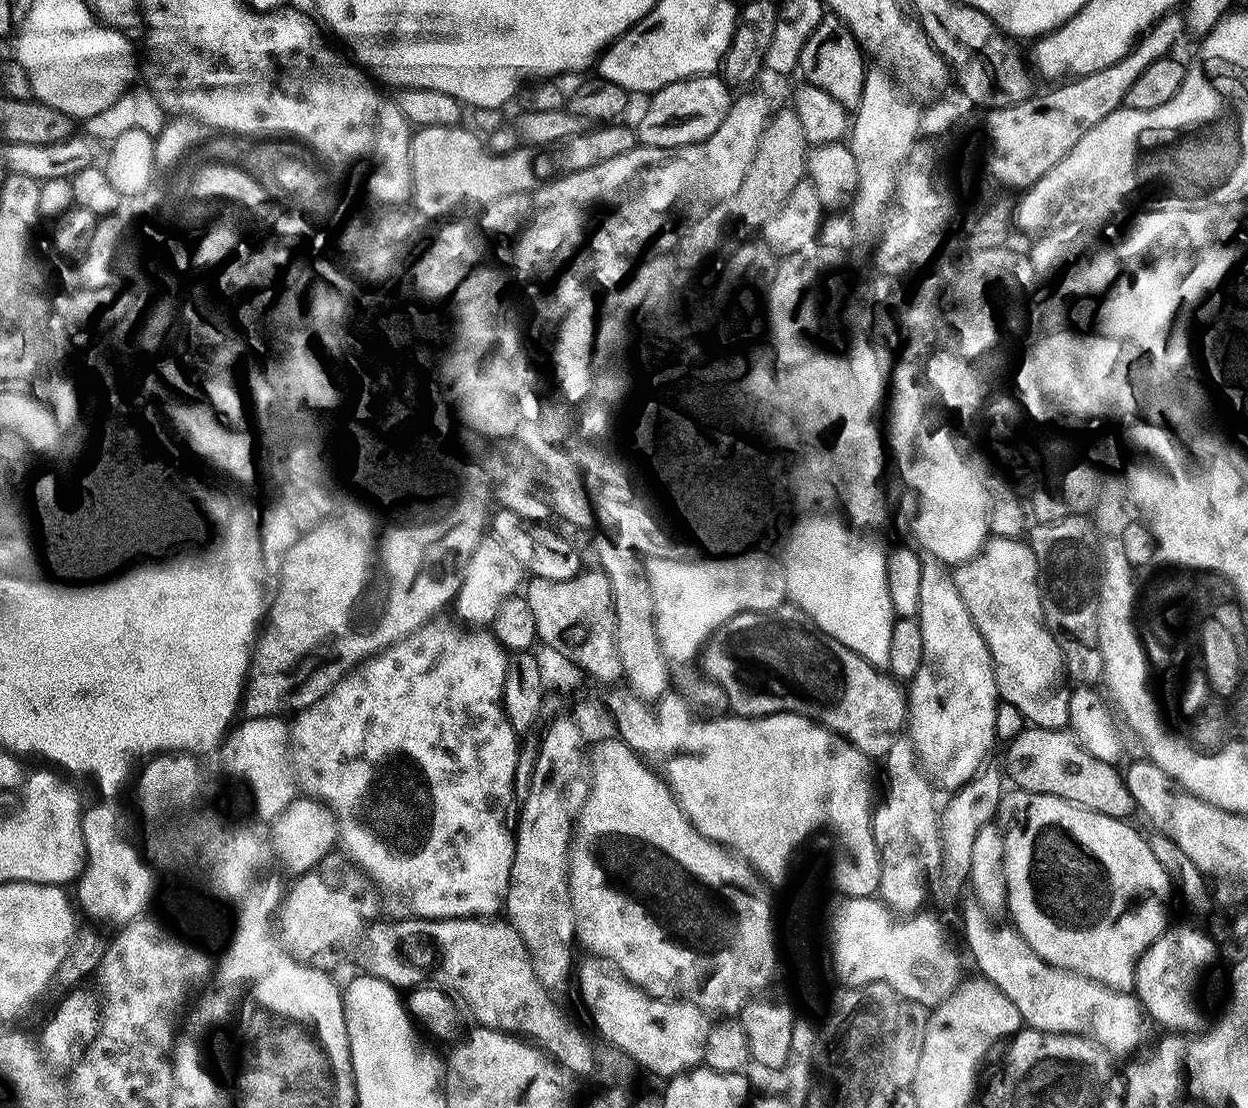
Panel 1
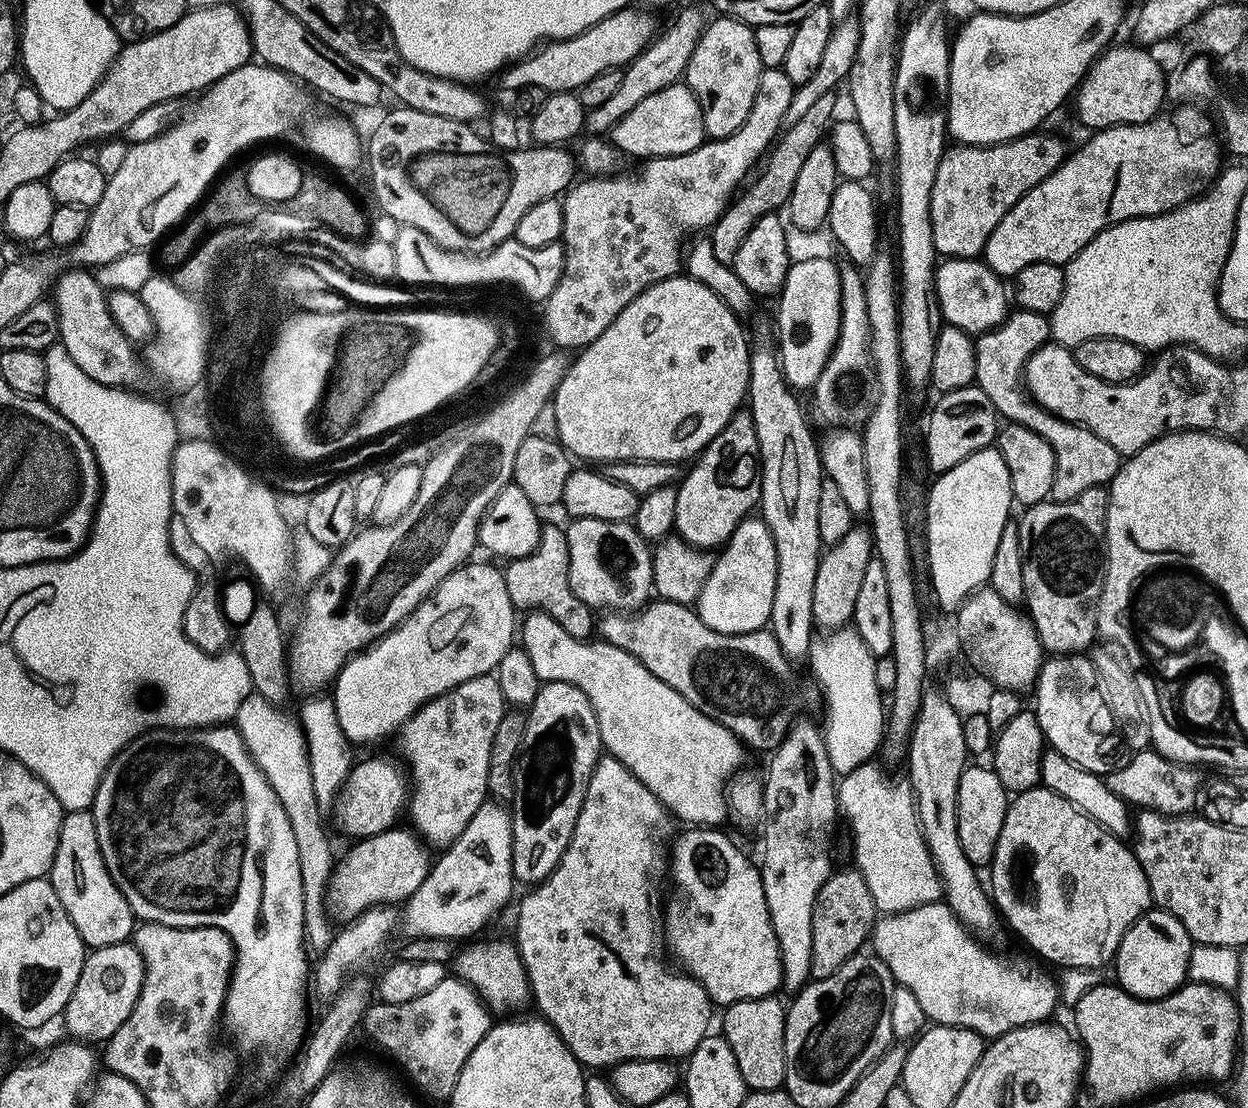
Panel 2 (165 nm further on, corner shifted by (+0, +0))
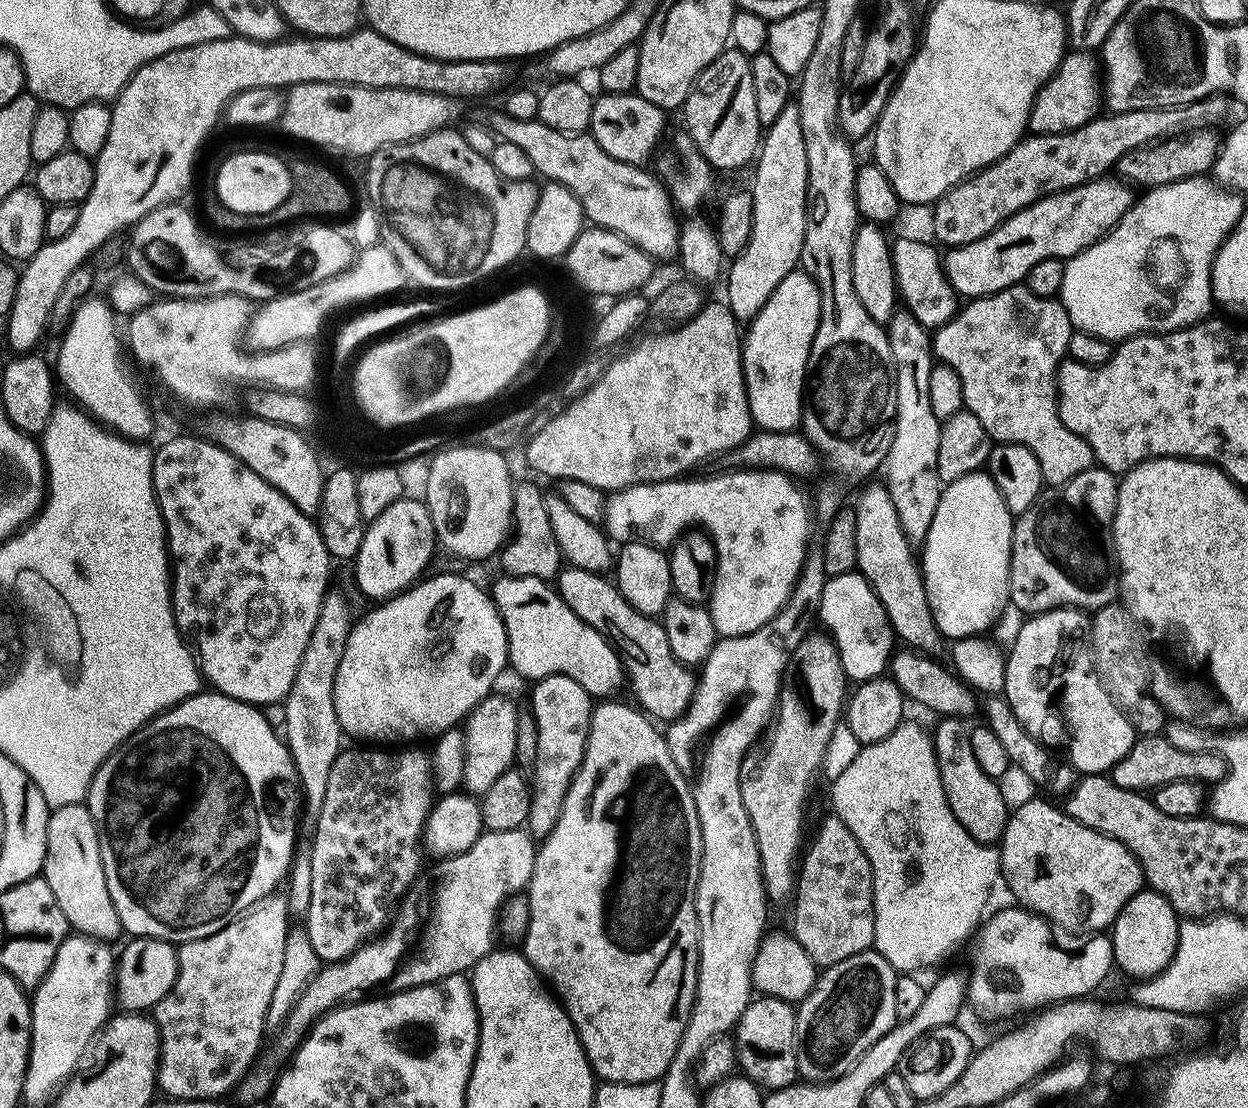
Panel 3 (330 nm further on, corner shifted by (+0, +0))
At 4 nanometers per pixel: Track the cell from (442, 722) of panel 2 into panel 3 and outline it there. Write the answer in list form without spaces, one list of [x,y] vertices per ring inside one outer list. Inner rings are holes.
[[[493,694],[478,702],[462,724],[464,734],[464,783],[471,795],[479,798],[506,769],[513,767],[516,751],[514,738],[518,735],[520,712],[508,696]]]

